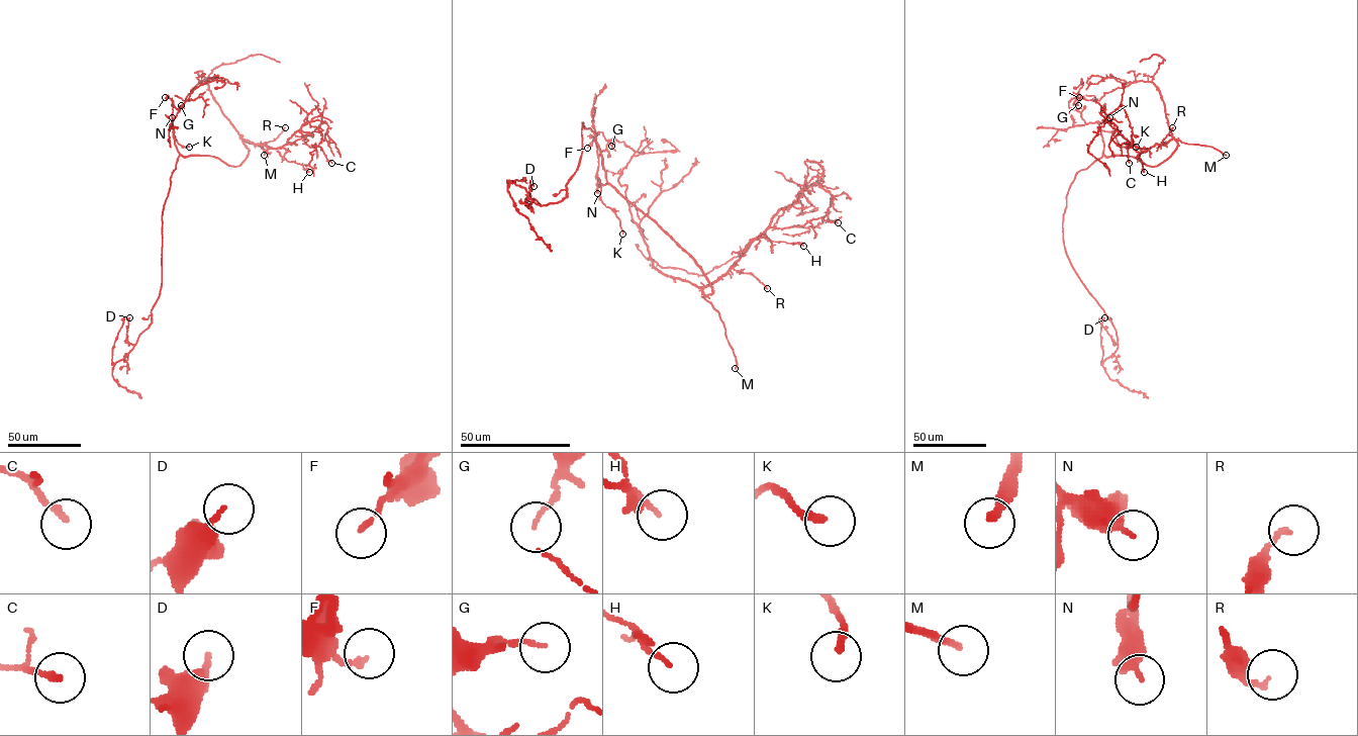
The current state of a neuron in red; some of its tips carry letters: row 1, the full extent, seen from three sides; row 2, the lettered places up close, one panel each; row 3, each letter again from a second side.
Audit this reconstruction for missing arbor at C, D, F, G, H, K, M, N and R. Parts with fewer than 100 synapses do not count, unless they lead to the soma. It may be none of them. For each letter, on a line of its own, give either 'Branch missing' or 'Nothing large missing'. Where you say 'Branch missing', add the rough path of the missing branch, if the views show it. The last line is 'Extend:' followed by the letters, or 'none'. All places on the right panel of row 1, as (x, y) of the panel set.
C: Nothing large missing
D: Nothing large missing
F: Nothing large missing
G: Nothing large missing
H: Nothing large missing
K: Nothing large missing
M: Branch missing. Course of what is missing: (1226, 155), (1234, 152), (1232, 125), (1238, 114)
N: Nothing large missing
R: Nothing large missing
Extend: M

